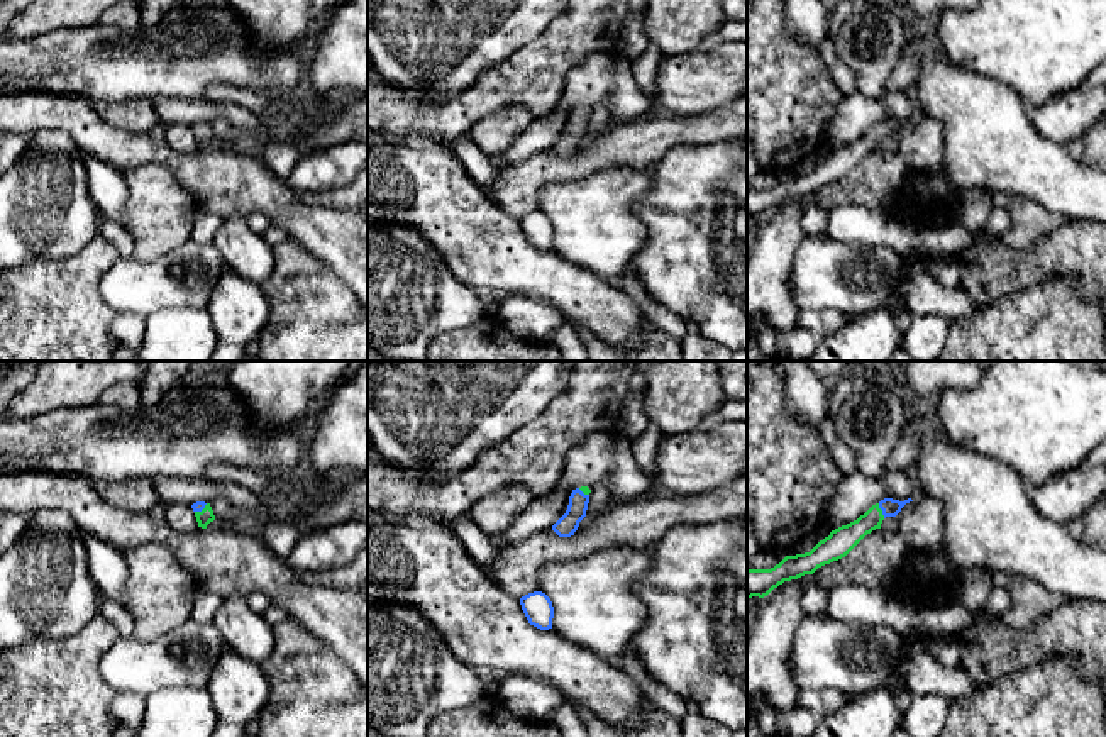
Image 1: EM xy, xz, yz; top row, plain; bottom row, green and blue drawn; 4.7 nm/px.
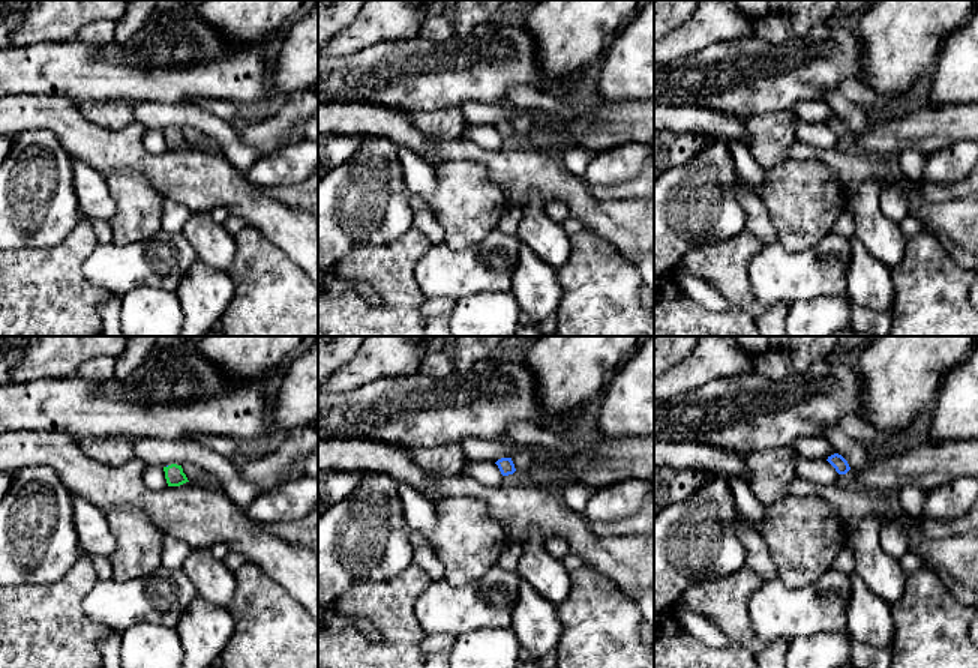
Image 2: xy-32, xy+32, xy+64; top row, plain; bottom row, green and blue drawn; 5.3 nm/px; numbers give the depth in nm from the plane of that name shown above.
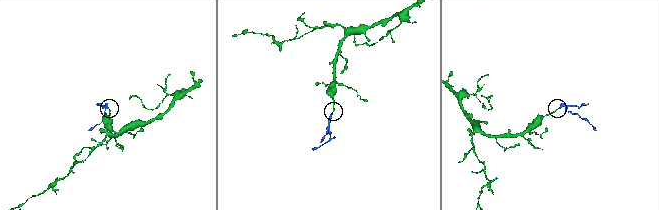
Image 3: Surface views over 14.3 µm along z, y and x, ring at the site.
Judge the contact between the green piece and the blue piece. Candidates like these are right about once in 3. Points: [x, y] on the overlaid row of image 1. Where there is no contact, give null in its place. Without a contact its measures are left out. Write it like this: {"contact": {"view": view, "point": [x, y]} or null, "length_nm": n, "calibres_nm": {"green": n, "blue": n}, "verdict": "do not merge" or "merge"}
{"contact": {"view": "yz", "point": [881, 510]}, "length_nm": 80, "calibres_nm": {"green": 130, "blue": 90}, "verdict": "merge"}

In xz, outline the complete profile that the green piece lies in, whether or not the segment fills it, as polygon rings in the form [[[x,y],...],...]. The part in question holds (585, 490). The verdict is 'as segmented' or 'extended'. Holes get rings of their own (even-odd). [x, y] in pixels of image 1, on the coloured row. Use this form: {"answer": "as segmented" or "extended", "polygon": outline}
{"answer": "extended", "polygon": [[[581,486],[572,490],[566,513],[552,525],[552,530],[559,537],[571,537],[579,527],[579,522],[586,517],[591,490]]]}

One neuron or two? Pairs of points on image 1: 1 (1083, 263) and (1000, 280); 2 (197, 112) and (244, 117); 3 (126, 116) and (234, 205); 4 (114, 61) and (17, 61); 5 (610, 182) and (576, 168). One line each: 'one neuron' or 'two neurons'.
1: one neuron
2: one neuron
3: two neurons
4: one neuron
5: two neurons

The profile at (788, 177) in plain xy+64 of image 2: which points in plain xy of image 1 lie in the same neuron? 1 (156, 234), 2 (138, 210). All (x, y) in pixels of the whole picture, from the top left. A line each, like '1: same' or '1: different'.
1: same
2: same

